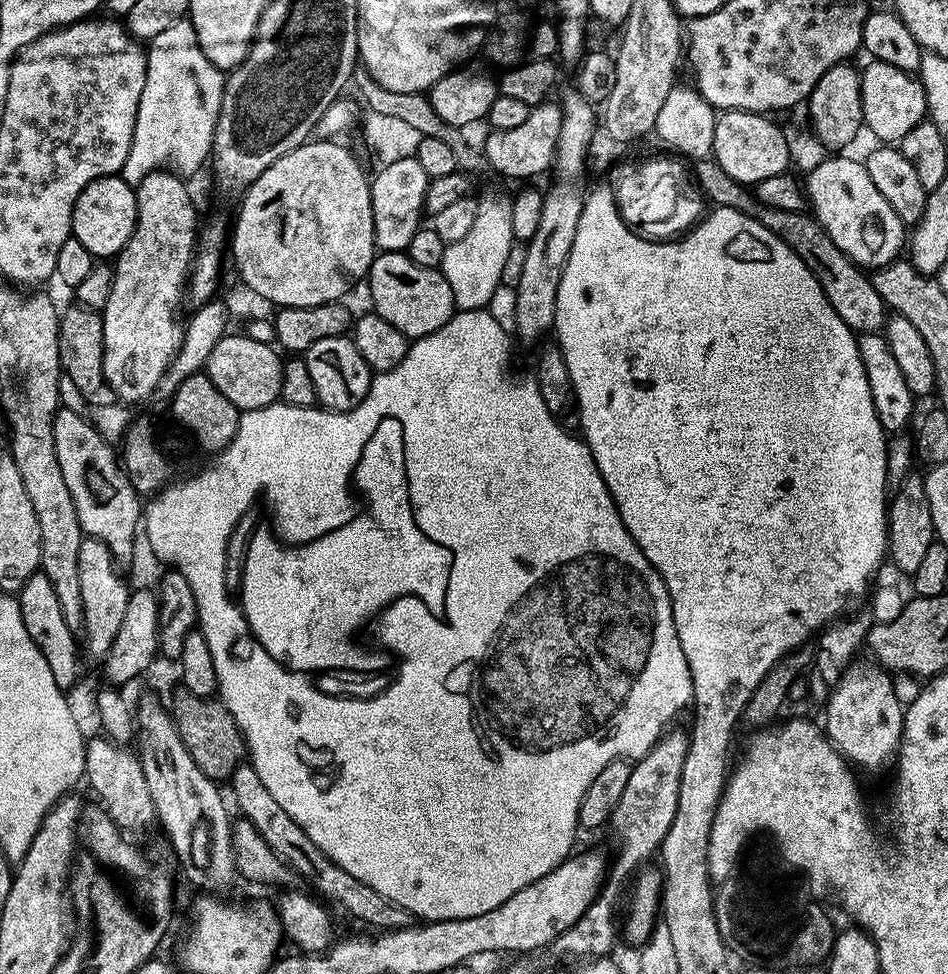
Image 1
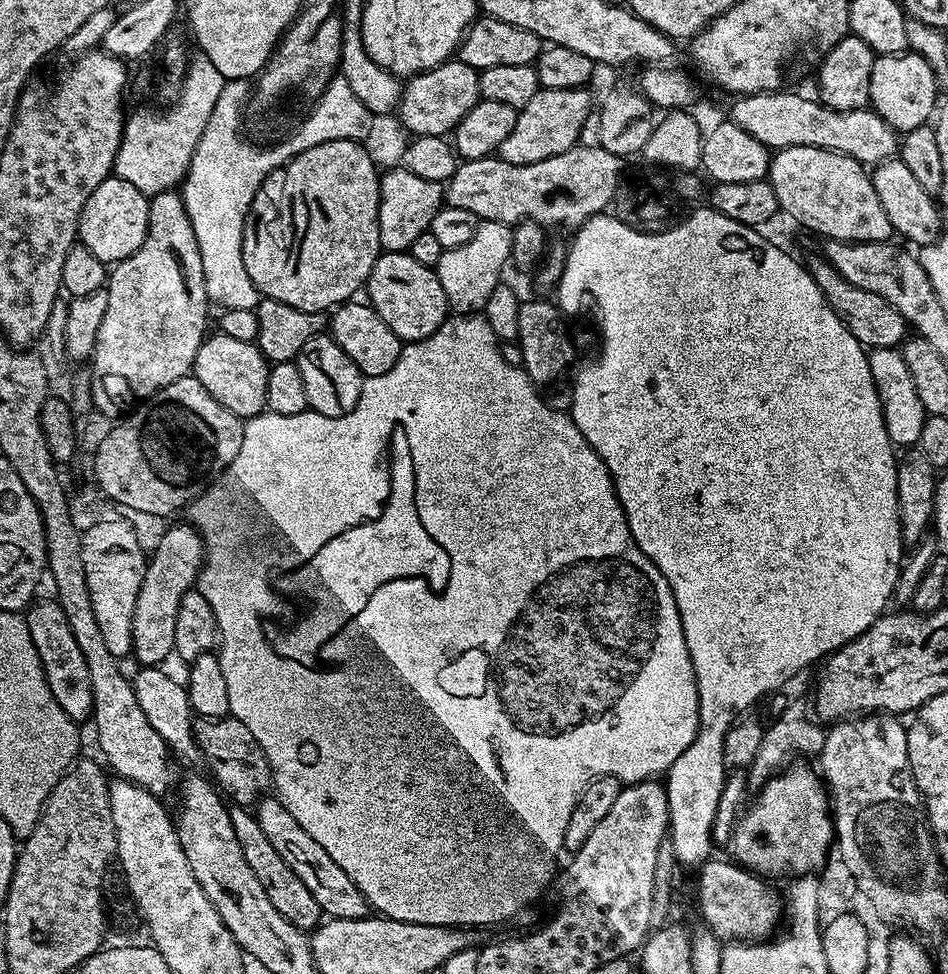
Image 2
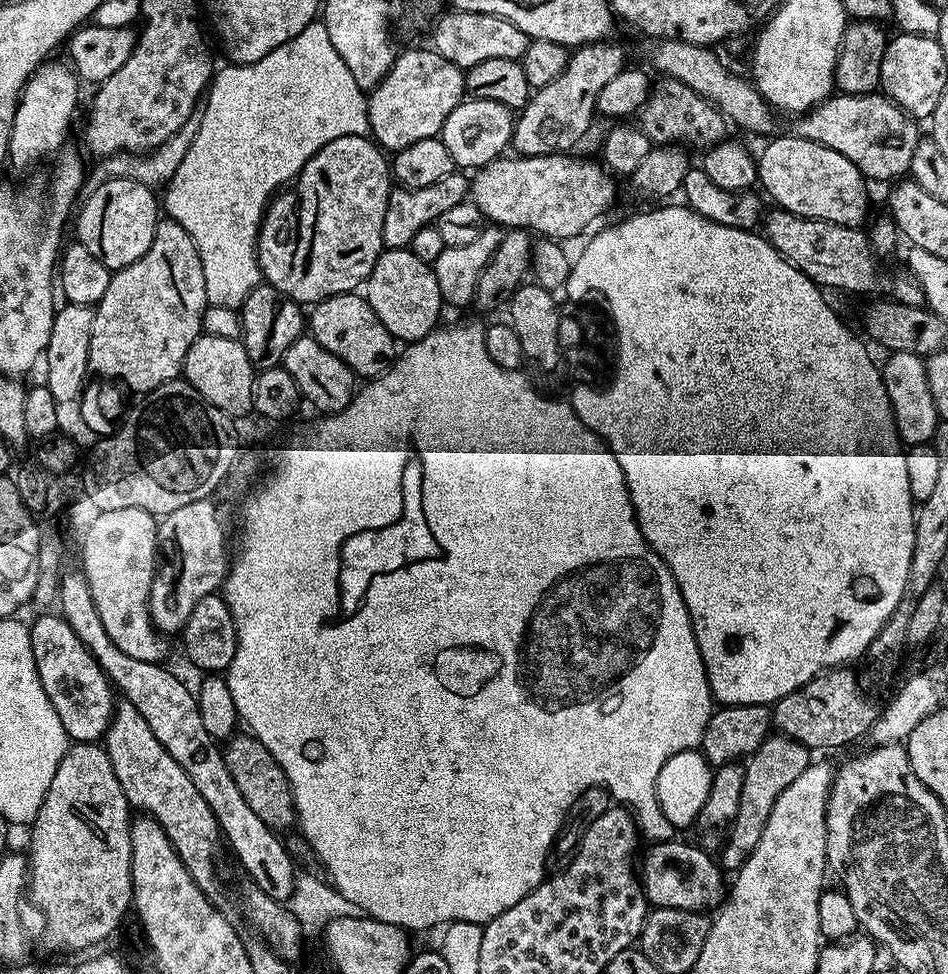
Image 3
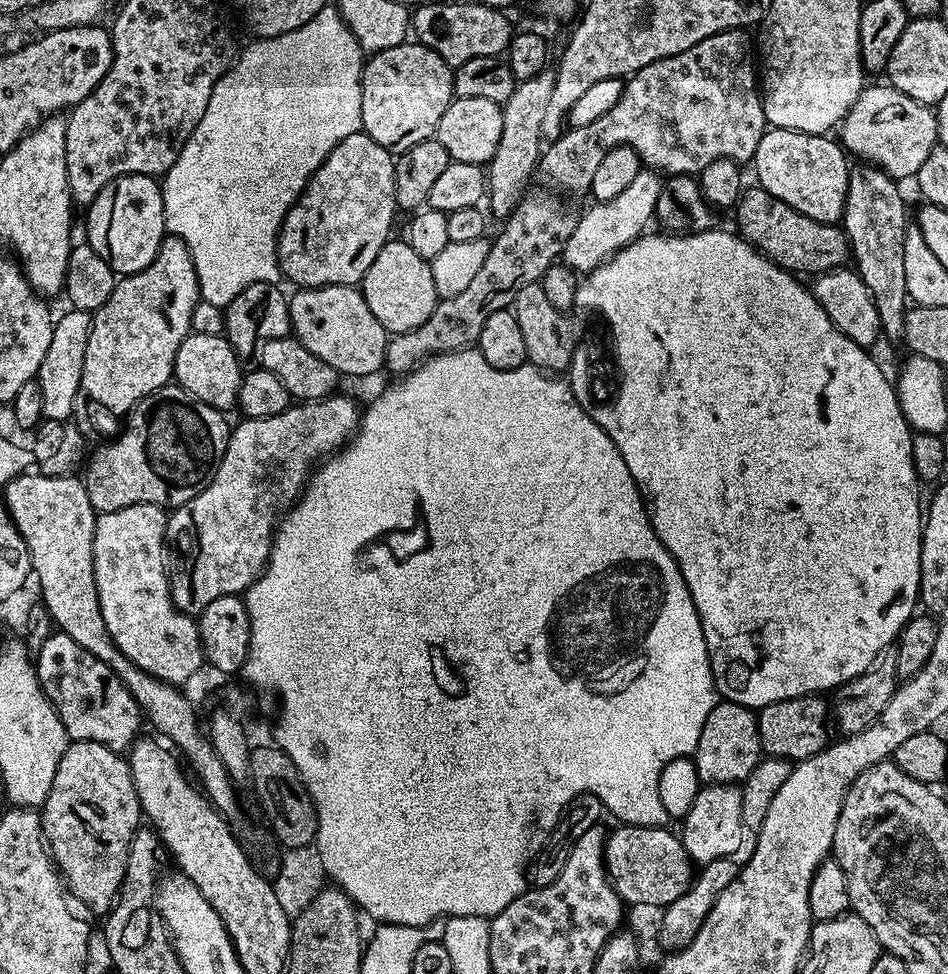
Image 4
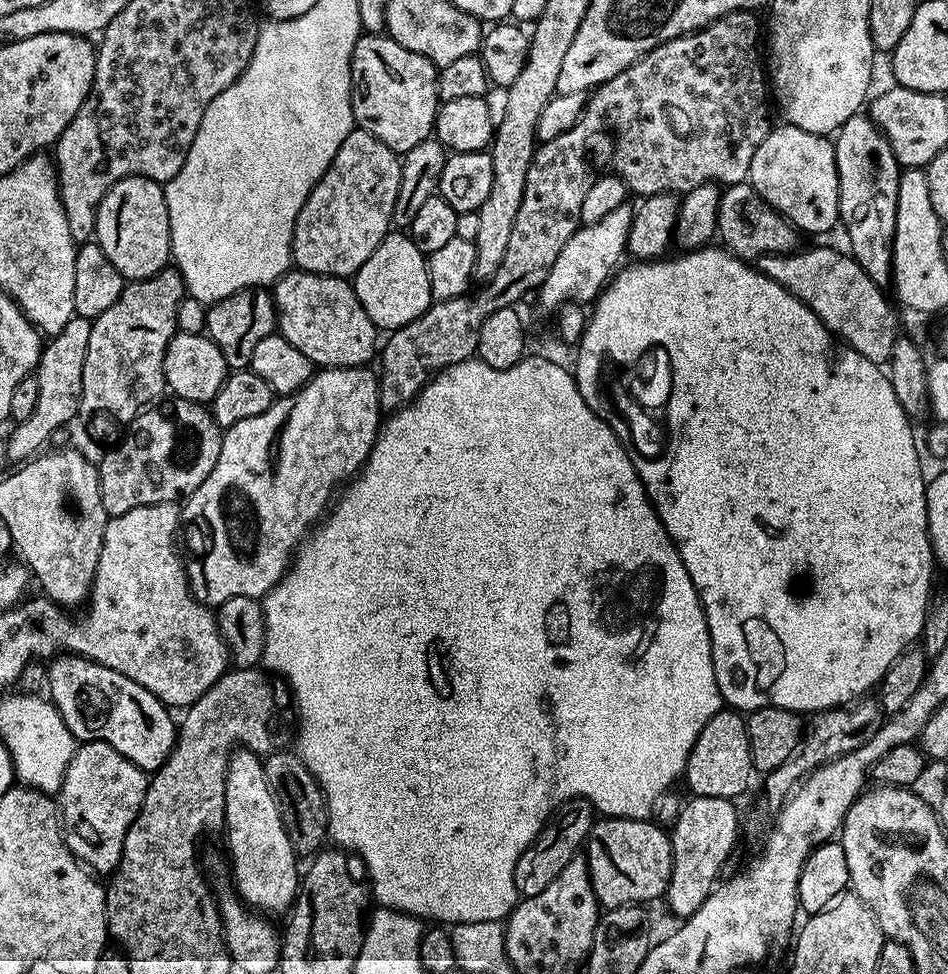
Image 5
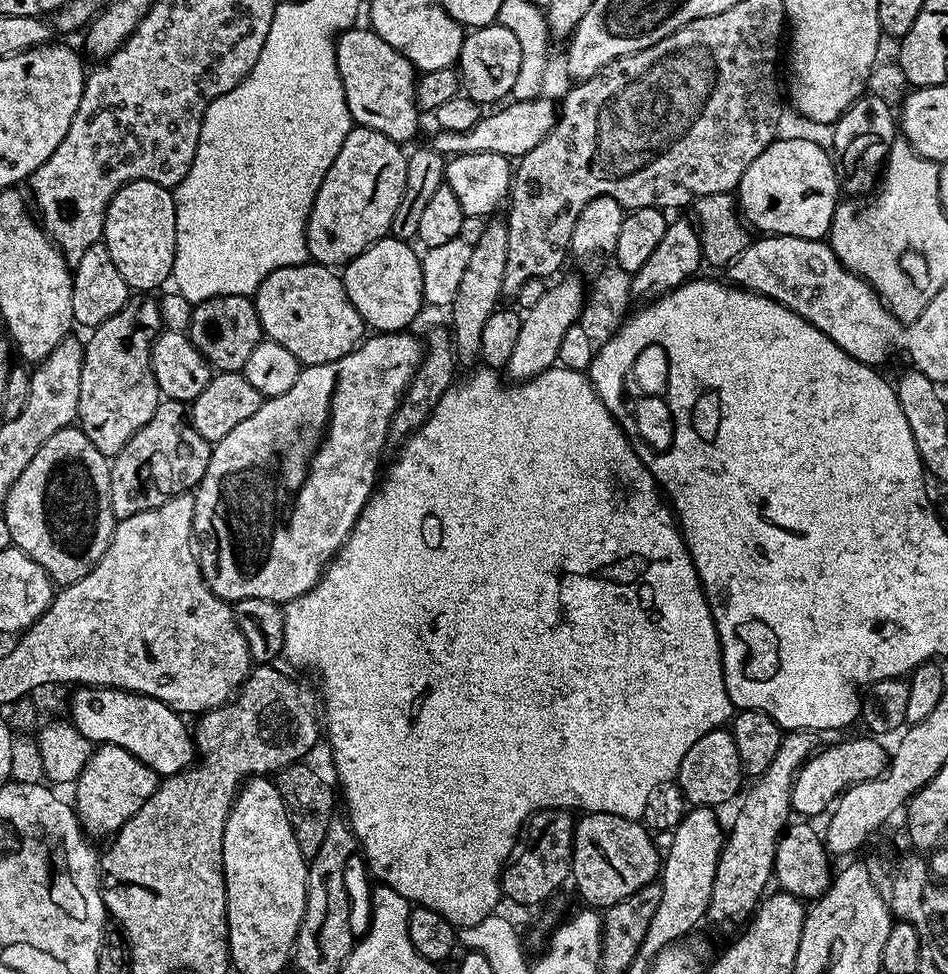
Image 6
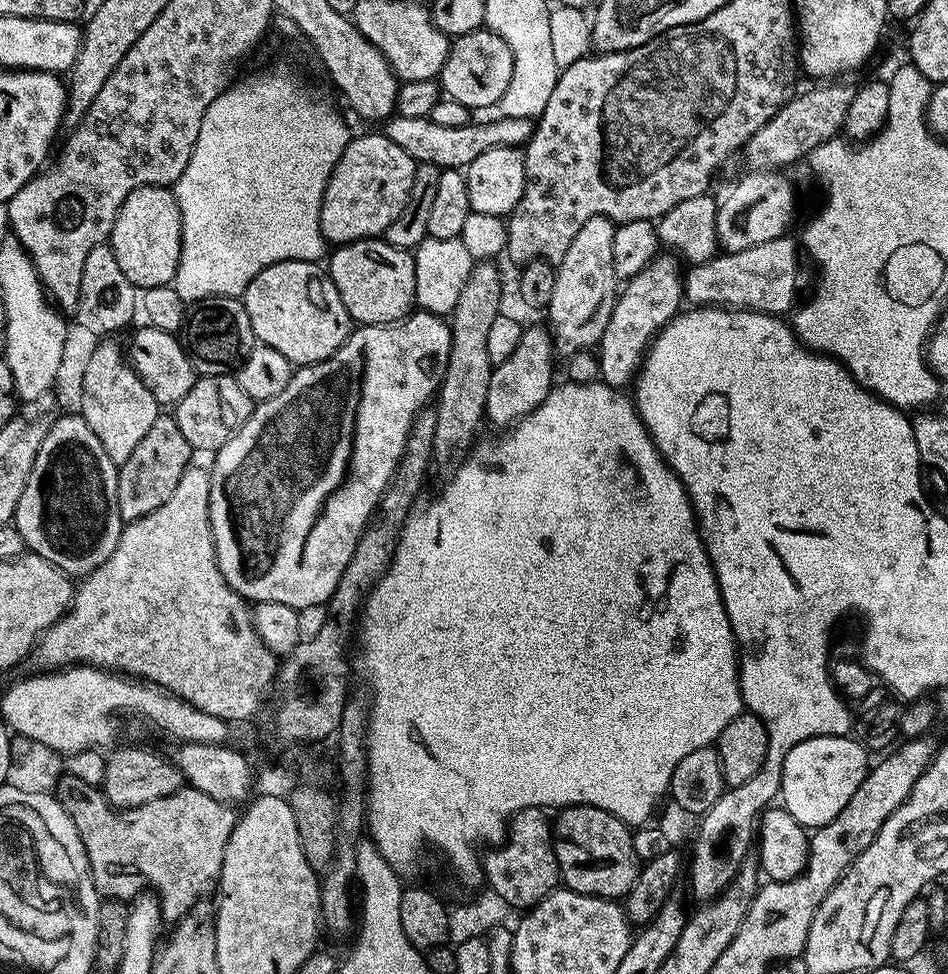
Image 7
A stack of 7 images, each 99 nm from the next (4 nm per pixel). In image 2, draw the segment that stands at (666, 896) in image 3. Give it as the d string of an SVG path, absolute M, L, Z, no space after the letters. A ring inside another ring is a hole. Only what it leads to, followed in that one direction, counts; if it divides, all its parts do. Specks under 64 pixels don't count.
M710 858L699 865L700 877L696 880L696 908L700 911L703 927L709 928L722 942L748 942L760 938L764 932L764 916L781 911L782 904L755 876L728 860Z

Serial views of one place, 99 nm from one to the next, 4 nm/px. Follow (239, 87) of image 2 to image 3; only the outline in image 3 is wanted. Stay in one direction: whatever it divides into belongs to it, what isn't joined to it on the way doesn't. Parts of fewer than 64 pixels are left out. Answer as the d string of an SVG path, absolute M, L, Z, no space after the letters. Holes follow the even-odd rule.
M322 22L308 24L306 30L302 30L302 34L298 34L294 38L290 38L290 42L270 50L270 54L266 54L266 58L262 58L258 62L232 64L227 67L221 72L219 69L210 81L206 99L202 104L202 111L198 116L196 137L192 140L190 150L186 150L186 158L182 158L182 166L178 166L174 178L168 181L166 185L168 193L162 196L162 204L163 207L164 204L168 207L167 215L178 221L186 230L186 234L190 234L190 238L194 238L194 246L198 246L198 254L202 258L202 270L206 278L206 294L209 305L217 304L236 310L244 303L250 290L254 290L262 280L260 264L256 261L256 235L260 233L260 221L264 218L264 209L268 207L274 193L291 185L295 181L296 175L306 166L306 162L310 162L312 155L318 150L322 150L322 146L334 142L334 138L342 138L343 136L368 136L370 129L366 92L358 86L354 76L350 74L349 67L339 56L334 44L330 42L327 28Z

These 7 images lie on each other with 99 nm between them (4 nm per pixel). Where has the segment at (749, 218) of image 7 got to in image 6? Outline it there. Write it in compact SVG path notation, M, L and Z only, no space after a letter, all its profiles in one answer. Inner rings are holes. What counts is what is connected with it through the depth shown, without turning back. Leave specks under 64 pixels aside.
M792 136L789 140L783 138L773 140L770 147L762 150L762 154L758 154L758 158L754 158L750 166L746 166L746 174L742 174L738 189L738 207L741 217L753 229L756 227L757 233L824 240L831 233L832 219L841 196L842 180L831 151L825 145L823 148L816 140L807 140L804 136Z

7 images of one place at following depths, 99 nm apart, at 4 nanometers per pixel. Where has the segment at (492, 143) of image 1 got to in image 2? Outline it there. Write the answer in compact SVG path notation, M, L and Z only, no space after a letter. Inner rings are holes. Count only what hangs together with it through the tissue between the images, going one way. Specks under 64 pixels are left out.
M587 87L563 88L562 90L550 90L541 88L526 106L519 109L514 122L514 130L502 142L498 156L514 166L526 166L528 163L542 162L543 159L553 158L562 154L578 144L580 135L584 132L584 123L588 115L593 115L592 96Z

